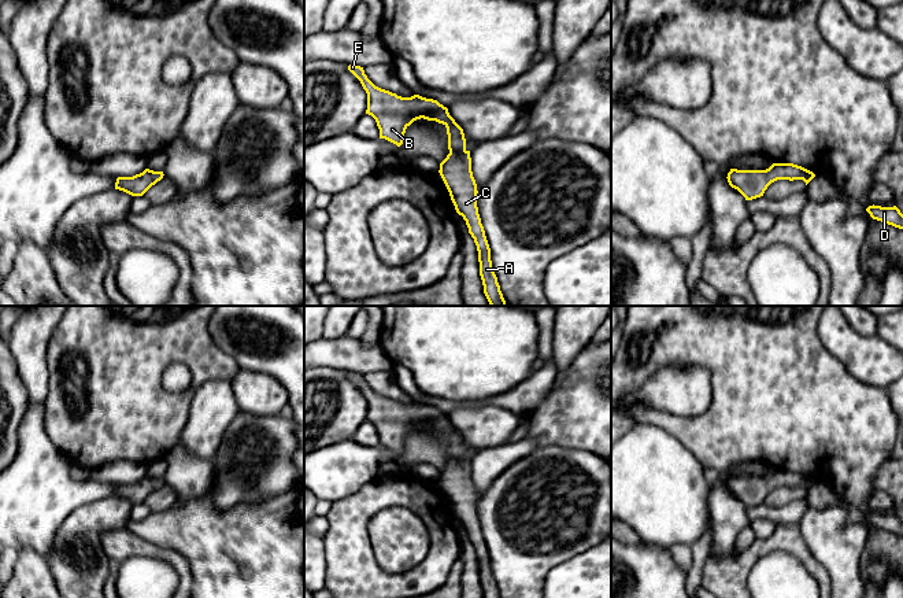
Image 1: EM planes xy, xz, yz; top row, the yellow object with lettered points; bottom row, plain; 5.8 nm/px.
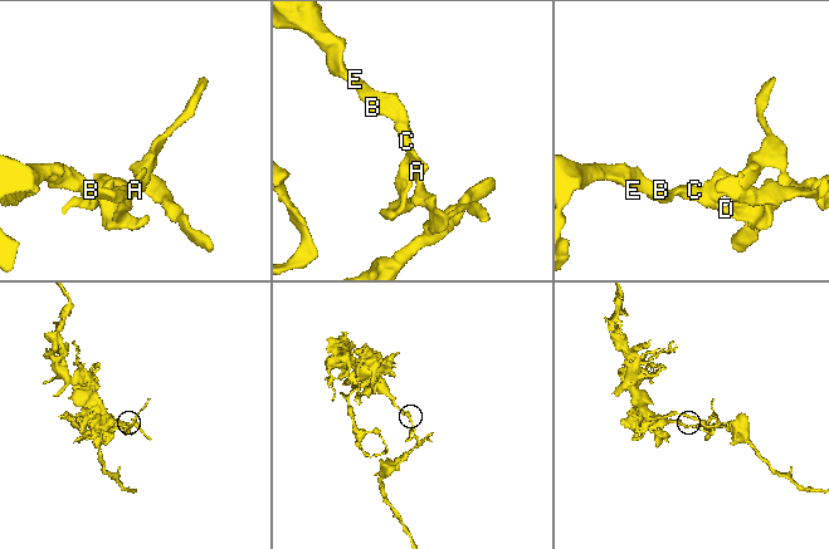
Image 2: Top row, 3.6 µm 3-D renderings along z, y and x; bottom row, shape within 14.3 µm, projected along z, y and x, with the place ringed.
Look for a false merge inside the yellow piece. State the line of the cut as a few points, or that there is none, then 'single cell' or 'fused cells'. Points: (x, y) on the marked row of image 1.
cut none; single cell

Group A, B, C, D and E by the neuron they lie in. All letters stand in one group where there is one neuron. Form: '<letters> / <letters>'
A B C D E

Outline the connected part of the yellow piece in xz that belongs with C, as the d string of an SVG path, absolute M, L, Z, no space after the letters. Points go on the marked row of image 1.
M349 64L348 70L360 81L367 93L366 114L371 115L380 129L380 139L397 147L404 141L406 129L417 119L443 123L447 128L449 154L440 163L440 176L449 192L459 215L463 217L469 233L478 251L480 276L484 294L491 306L507 306L492 267L491 248L477 207L477 184L471 171L470 151L466 150L463 129L449 115L448 108L437 100L419 95L401 97L375 86L363 67Z

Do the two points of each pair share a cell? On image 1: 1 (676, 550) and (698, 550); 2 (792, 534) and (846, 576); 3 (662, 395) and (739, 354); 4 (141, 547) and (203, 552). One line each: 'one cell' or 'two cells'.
1: two cells
2: two cells
3: two cells
4: two cells

